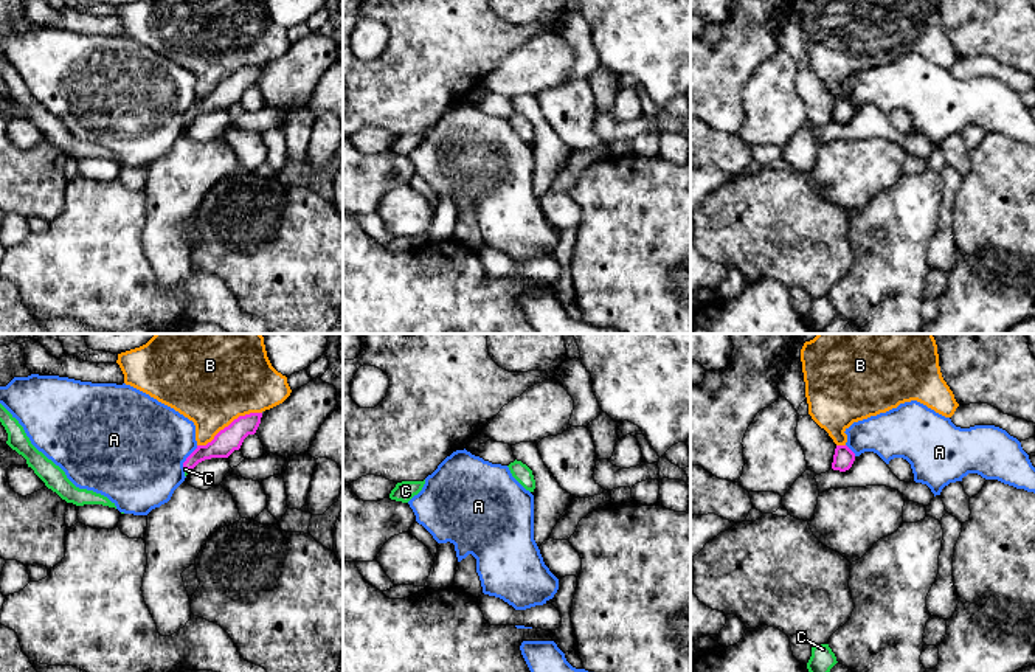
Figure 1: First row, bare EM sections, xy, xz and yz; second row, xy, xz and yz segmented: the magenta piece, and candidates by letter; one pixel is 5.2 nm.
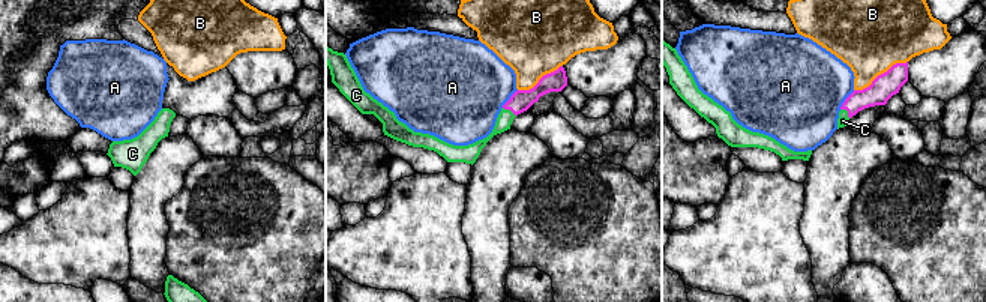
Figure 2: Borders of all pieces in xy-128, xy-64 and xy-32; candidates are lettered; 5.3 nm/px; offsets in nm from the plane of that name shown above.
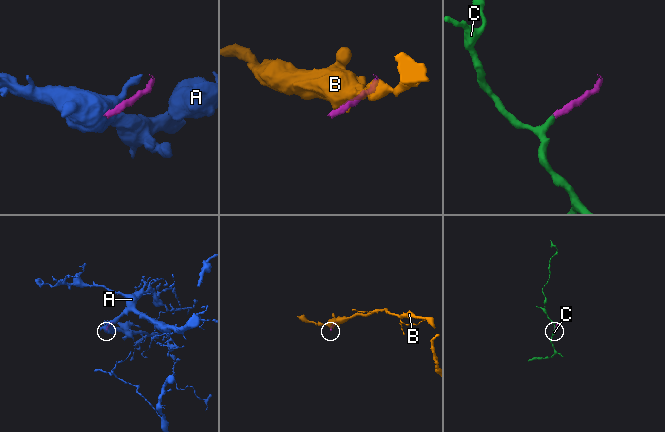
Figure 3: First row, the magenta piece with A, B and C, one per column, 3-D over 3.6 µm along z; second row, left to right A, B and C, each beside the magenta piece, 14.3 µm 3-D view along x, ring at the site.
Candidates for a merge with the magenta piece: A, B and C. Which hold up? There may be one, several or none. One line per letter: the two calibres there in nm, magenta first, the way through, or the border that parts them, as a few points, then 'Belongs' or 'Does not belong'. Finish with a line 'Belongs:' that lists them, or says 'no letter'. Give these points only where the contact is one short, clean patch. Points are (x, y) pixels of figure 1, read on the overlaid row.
A: Thickness 130 nm (magenta) against 480 nm. Boundary: xy (197, 446), (183, 463), (183, 467). Does not belong
B: Thickness 130 nm (magenta) against 480 nm. Does not belong
C: Thickness 120 nm (magenta) against 20 nm. Path across: xy (225, 441), (202, 452), (186, 469), (185, 469). Belongs
Belongs: C

